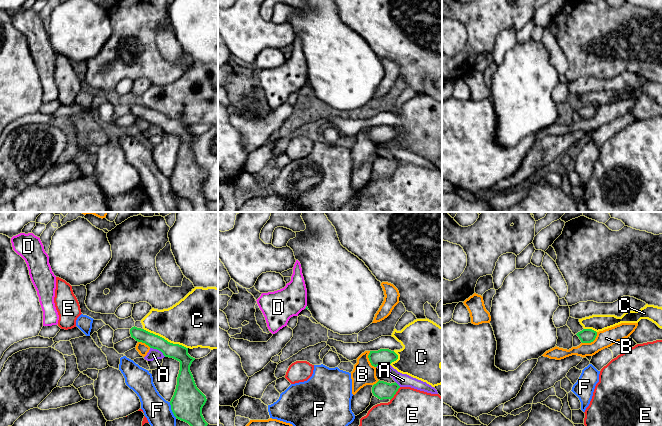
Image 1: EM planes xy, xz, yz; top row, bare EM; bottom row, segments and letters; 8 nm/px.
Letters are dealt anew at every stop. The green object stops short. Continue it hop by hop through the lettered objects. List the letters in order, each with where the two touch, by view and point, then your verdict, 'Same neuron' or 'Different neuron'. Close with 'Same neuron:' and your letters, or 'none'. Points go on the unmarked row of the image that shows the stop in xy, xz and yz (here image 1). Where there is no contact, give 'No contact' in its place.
A: Touches green at xy (158, 125). Different neuron
B: Touches green at yz (591, 117). Different neuron
C: Touches green at xy (164, 115). Different neuron
D: Touches green at xz (306, 83). Different neuron
E: Touches green at xz (395, 169). Different neuron
F: Touches green at xy (171, 185). Different neuron
Same neuron: none

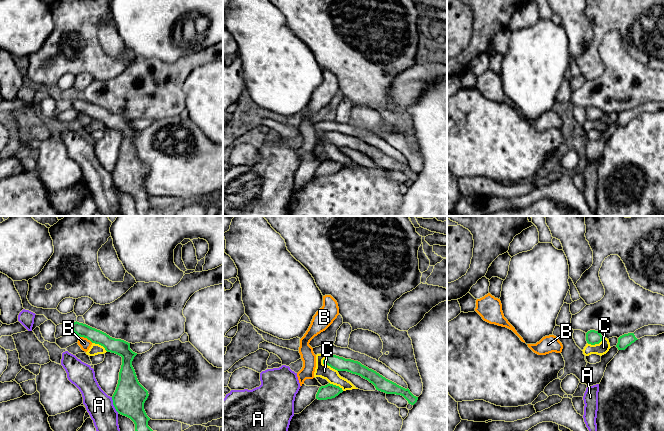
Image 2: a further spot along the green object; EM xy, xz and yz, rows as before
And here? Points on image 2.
A: Touches green at xy (113, 180). Different neuron
B: Touches green at xy (86, 113). Different neuron
C: Touches green at xz (327, 140). Different neuron
Same neuron: none

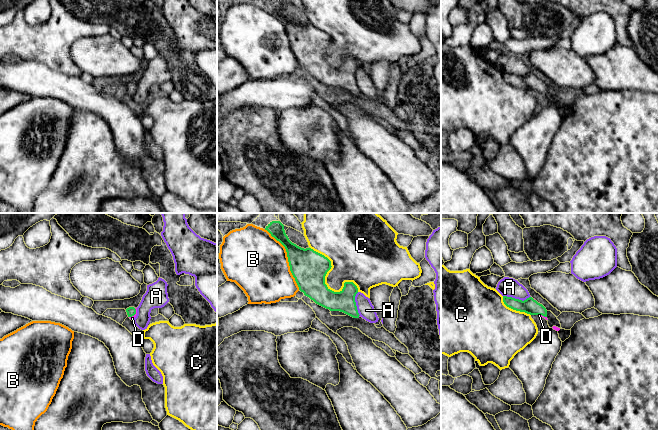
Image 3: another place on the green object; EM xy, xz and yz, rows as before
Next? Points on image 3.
A: Touches green at yz (517, 75). Different neuron
B: Touches green at xz (288, 34). Different neuron
C: Touches green at xz (324, 58). Different neuron
D: Touches green at xy (134, 90). Same neuron
Same neuron: D

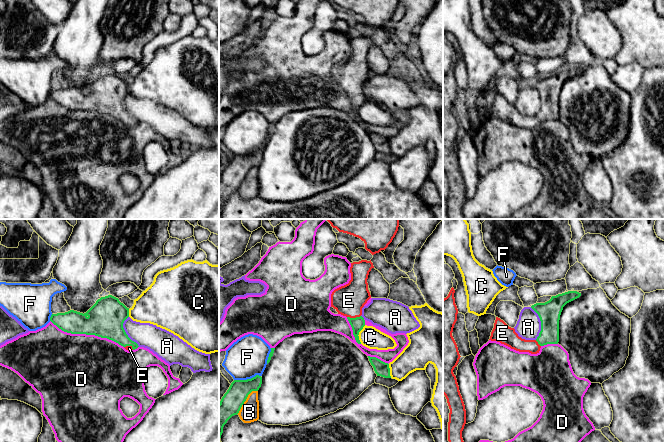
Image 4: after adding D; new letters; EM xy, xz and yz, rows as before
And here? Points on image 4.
A: Touches green at yz (541, 99). Different neuron
B: Touches green at xz (245, 176). Different neuron
C: Touches green at xz (358, 110). Different neuron
D: Touches green at xy (87, 110). Different neuron
E: Touches green at xz (353, 94). Same neuron
F: Touches green at xz (247, 155). Different neuron
Same neuron: E

